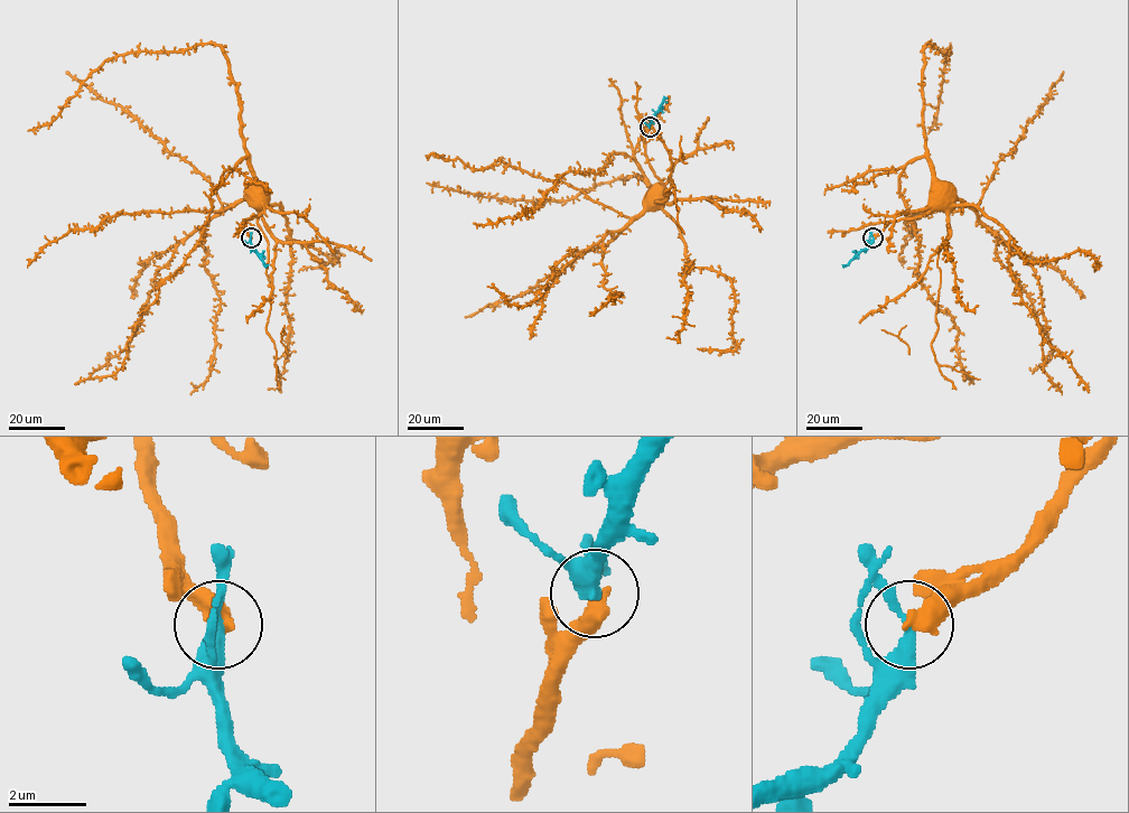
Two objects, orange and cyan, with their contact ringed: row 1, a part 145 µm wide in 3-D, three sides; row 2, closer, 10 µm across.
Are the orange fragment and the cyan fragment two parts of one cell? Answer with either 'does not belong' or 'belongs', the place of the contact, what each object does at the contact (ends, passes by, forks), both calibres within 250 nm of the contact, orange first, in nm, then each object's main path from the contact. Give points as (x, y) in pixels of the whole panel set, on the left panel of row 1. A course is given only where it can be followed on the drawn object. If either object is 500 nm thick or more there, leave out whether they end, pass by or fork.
belongs; at (251, 237); 500 nm thick on the orange side, 320 nm on the other; orange runs (251, 237), (245, 222), (263, 209), (254, 201); cyan runs (251, 237), (251, 246), (262, 262), (269, 264)

